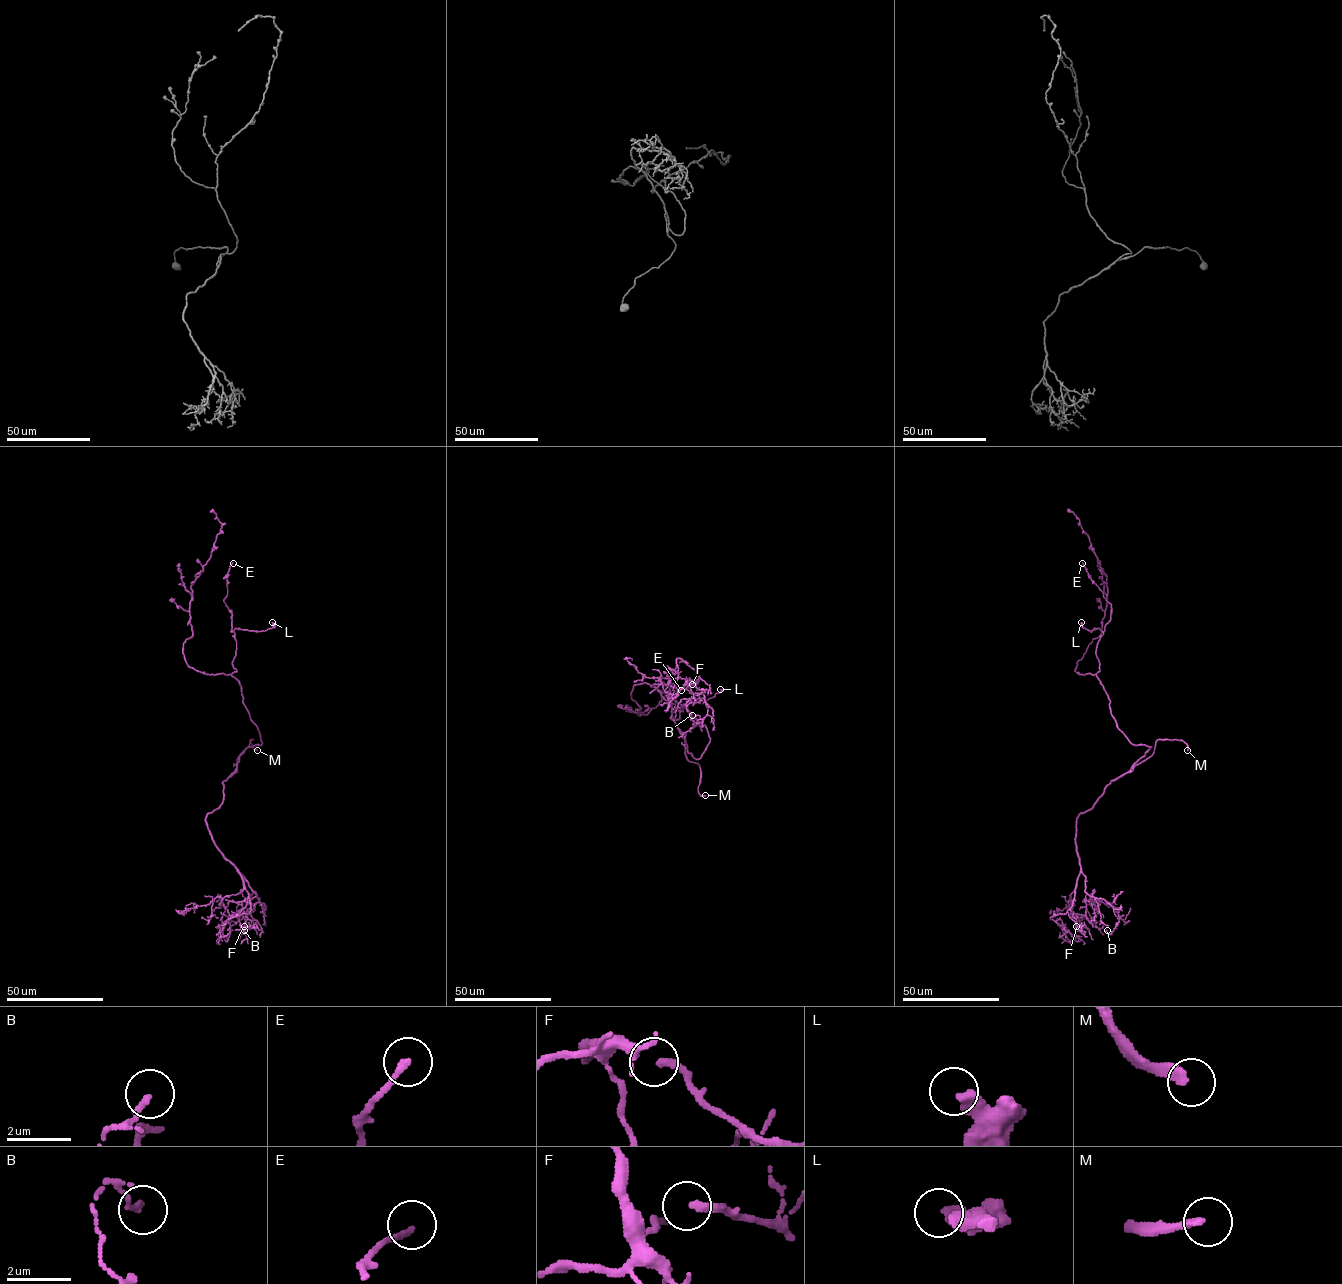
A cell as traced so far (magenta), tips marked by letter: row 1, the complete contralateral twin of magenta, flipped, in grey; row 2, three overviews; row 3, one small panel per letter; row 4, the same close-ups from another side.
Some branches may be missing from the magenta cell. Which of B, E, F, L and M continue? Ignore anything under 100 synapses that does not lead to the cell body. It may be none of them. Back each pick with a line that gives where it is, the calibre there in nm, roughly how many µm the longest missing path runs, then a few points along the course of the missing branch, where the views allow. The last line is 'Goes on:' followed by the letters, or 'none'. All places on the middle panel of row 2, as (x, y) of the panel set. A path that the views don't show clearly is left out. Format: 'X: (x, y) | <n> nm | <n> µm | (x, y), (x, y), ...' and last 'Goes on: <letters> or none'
M: (705, 795) | 280 nm | 10 µm | (705, 795), (718, 790)
Goes on: M

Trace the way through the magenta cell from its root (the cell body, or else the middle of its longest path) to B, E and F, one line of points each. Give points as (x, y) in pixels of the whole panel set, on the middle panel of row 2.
B: (709, 739), (695, 759), (670, 718), (671, 704), (654, 684), (701, 693), (707, 714), (693, 727), (692, 715)
E: (709, 739), (705, 726), (680, 707), (683, 704), (680, 718), (672, 716), (681, 690)
F: (709, 739), (695, 759), (670, 718), (671, 704), (654, 685), (685, 688), (698, 675), (710, 689), (692, 684)

